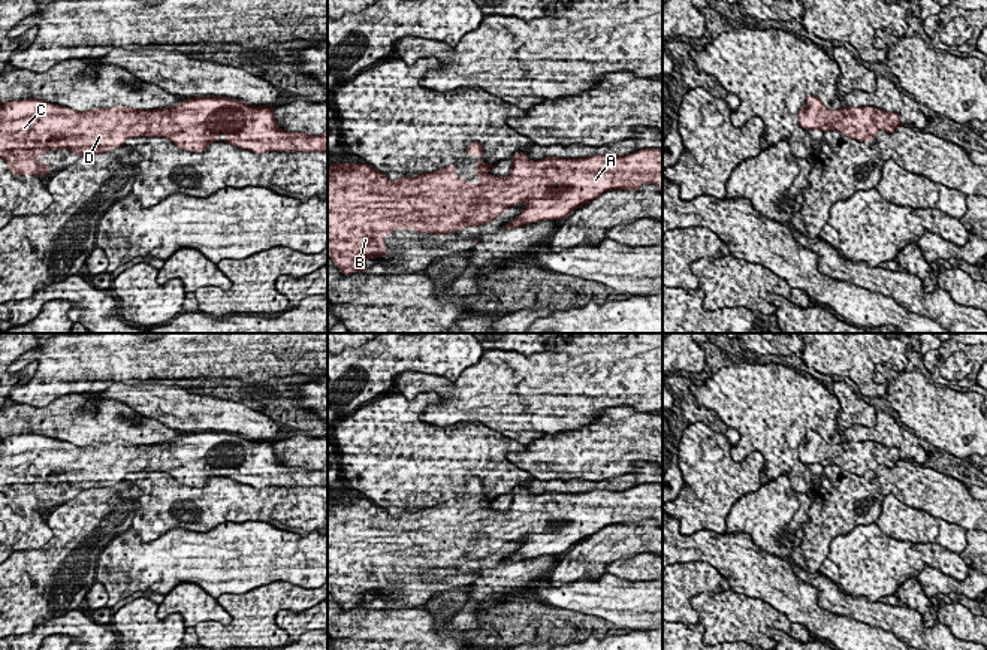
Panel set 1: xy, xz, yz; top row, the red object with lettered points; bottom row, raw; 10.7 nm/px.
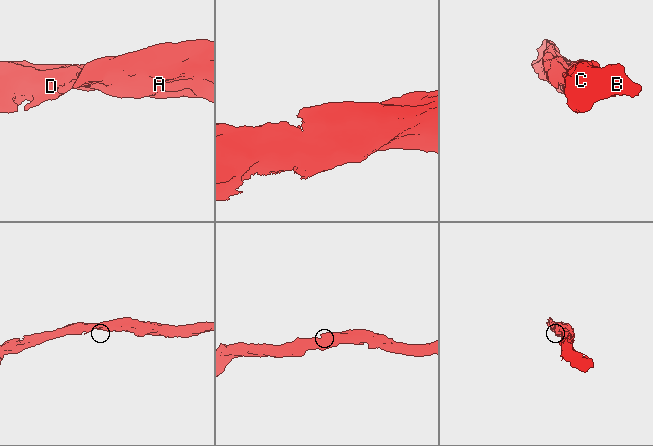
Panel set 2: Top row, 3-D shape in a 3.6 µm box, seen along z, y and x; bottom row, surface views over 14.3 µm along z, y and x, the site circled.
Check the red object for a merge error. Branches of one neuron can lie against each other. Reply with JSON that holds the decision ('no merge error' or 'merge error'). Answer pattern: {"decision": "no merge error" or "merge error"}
{"decision": "no merge error"}

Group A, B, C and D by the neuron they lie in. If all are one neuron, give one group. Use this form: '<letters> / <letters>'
A B C D

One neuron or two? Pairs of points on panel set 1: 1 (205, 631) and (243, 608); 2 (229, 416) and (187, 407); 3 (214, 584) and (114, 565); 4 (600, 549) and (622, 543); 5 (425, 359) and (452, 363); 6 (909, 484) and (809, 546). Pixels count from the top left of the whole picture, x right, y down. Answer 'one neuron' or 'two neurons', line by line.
1: one neuron
2: one neuron
3: one neuron
4: one neuron
5: one neuron
6: one neuron

